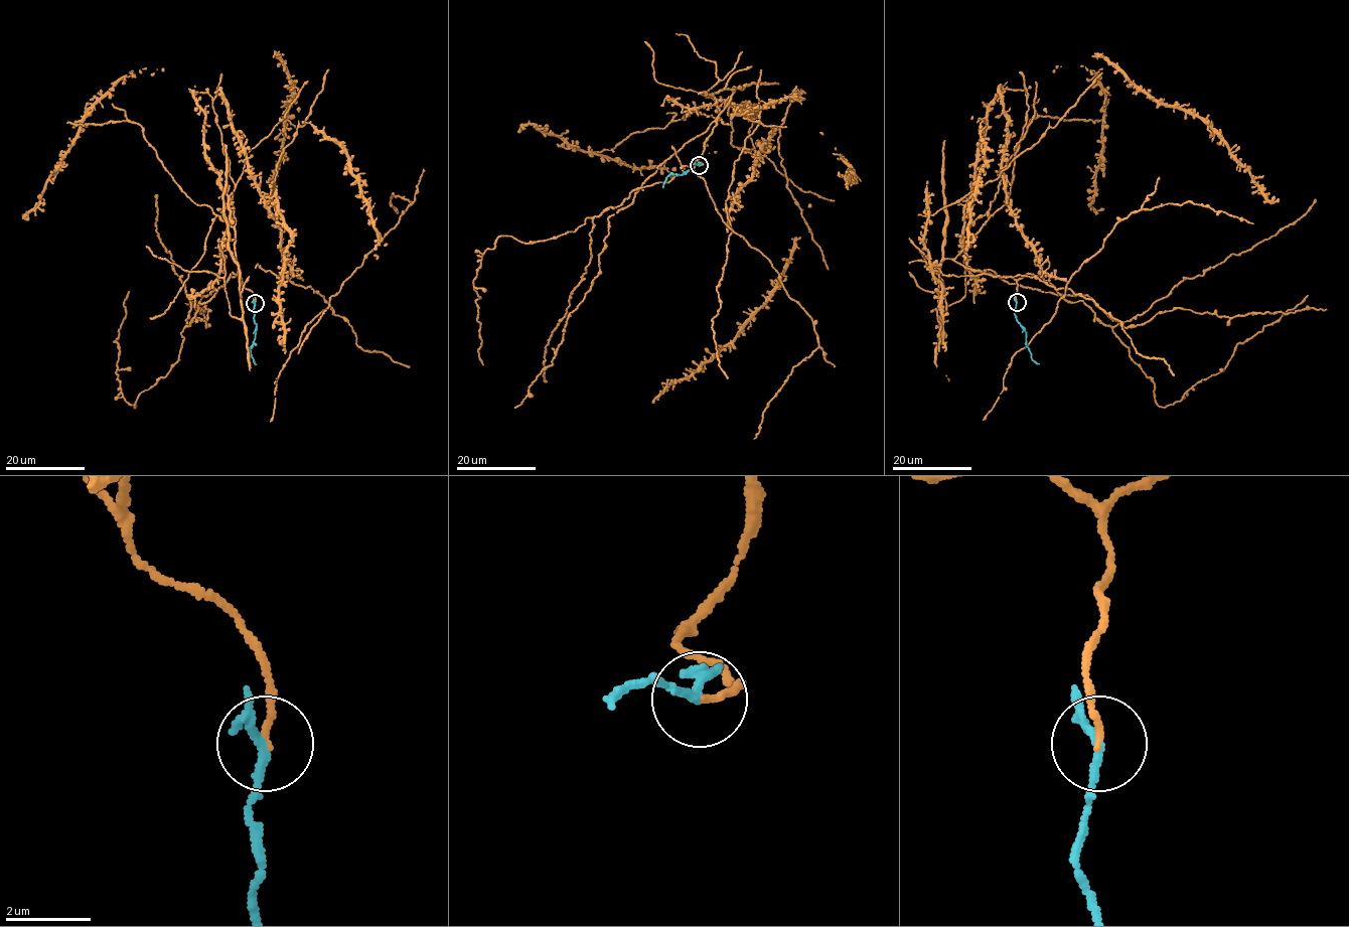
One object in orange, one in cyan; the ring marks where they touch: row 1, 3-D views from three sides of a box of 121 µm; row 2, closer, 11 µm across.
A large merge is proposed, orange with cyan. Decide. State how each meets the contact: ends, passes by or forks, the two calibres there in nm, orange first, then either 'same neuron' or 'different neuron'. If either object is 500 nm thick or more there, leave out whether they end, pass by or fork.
orange ends there; cyan passes by; 160 nm thick on the orange side, 190 nm on the other; different neuron

